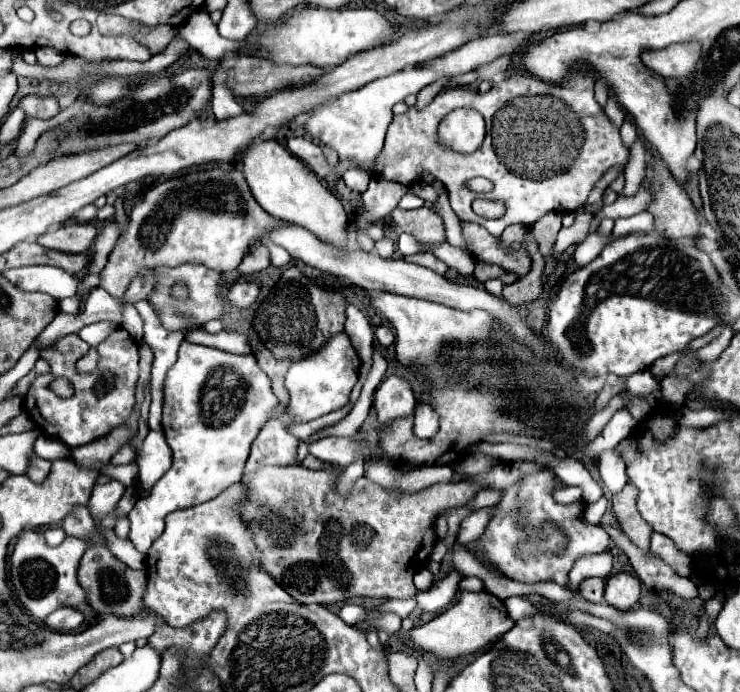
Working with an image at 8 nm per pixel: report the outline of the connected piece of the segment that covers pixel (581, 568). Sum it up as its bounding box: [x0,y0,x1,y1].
[569,551,613,591]

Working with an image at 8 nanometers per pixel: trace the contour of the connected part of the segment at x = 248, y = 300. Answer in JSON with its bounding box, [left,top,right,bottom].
[227,281,259,307]

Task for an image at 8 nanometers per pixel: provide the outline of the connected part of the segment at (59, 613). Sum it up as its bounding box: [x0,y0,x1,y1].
[45,607,85,633]

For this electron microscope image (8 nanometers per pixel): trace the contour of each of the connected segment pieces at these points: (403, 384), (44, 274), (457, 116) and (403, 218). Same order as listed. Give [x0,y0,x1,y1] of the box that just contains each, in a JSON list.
[[373,377,415,427],[3,265,79,299],[437,109,485,153],[391,205,445,245]]

